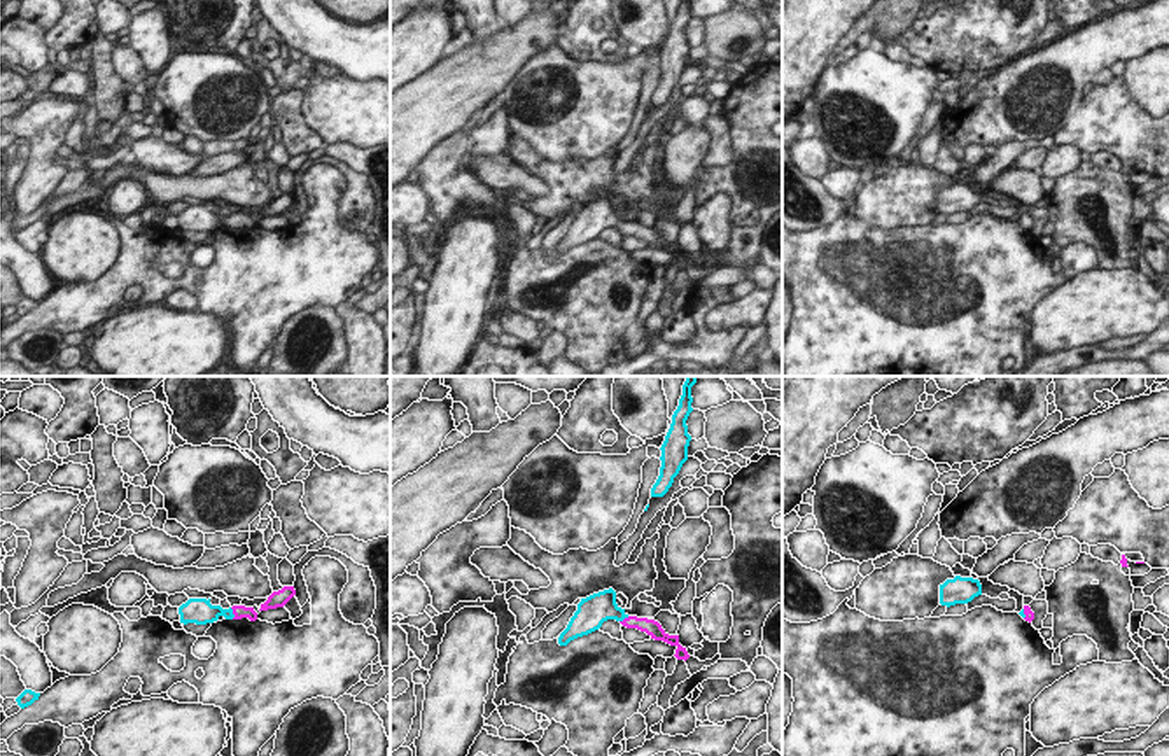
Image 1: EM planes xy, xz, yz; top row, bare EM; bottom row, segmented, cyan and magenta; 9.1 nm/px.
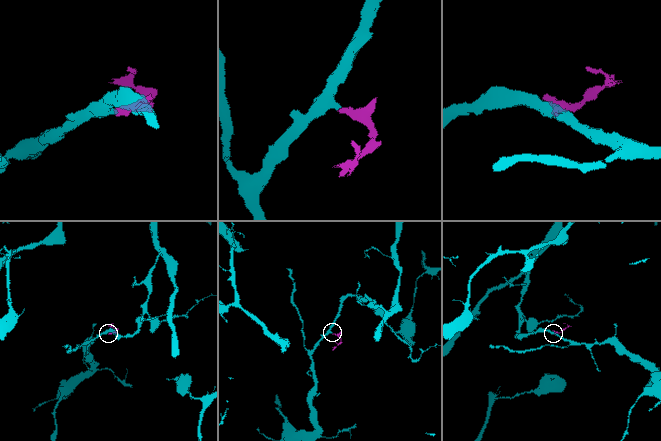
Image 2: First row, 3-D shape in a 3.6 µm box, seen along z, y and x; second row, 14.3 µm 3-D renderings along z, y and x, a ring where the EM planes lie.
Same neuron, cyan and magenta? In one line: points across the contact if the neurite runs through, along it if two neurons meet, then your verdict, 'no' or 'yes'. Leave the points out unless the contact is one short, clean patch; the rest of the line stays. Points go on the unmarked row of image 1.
across xy (205, 221), (231, 221), (240, 219) | yes

